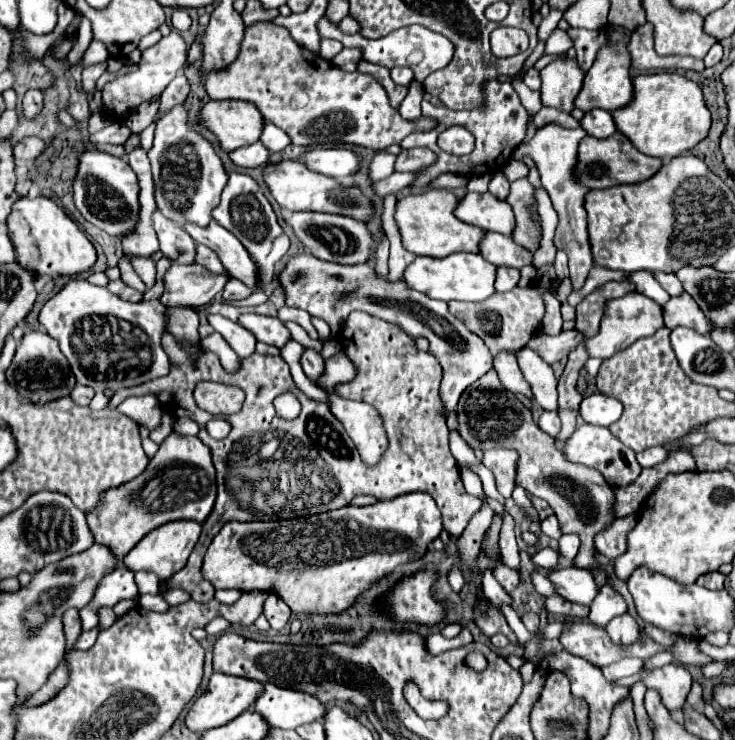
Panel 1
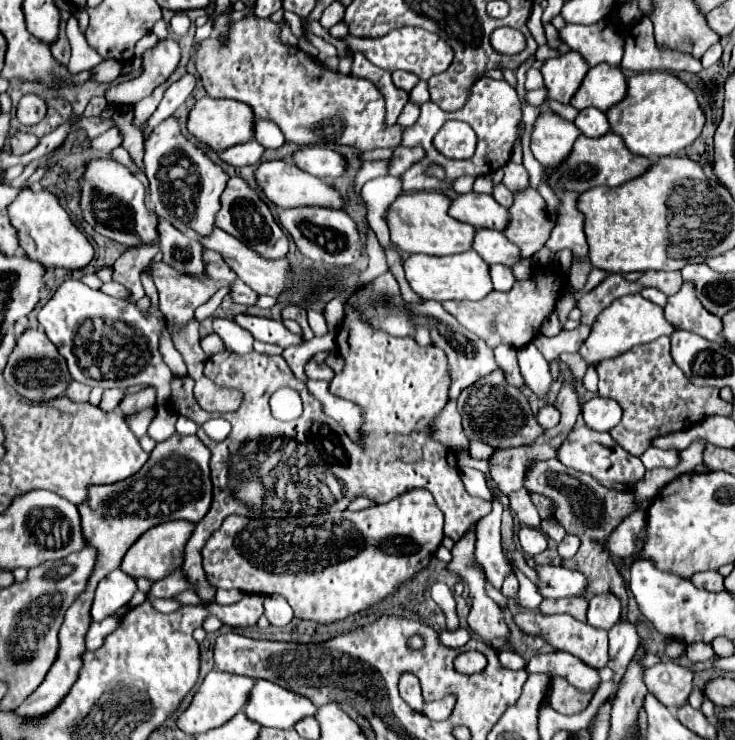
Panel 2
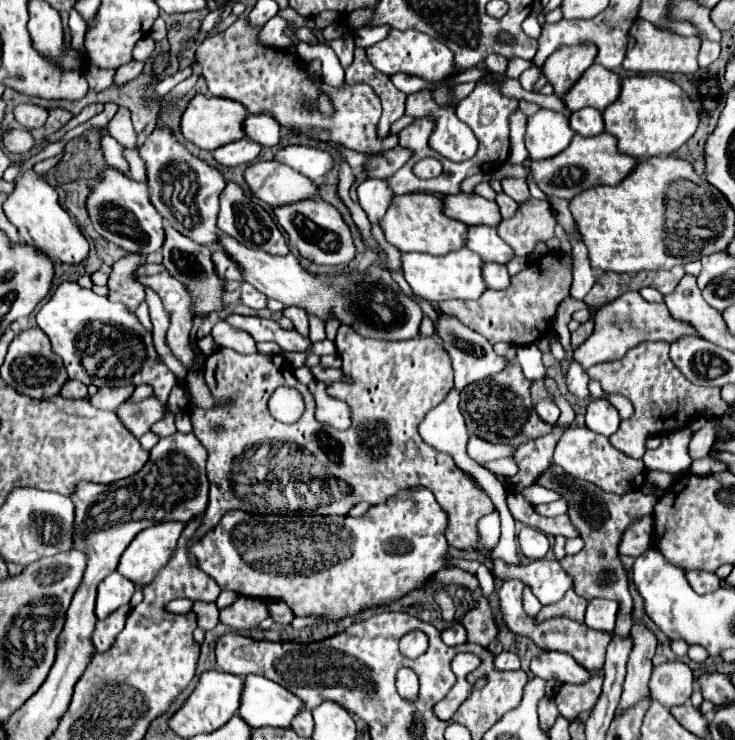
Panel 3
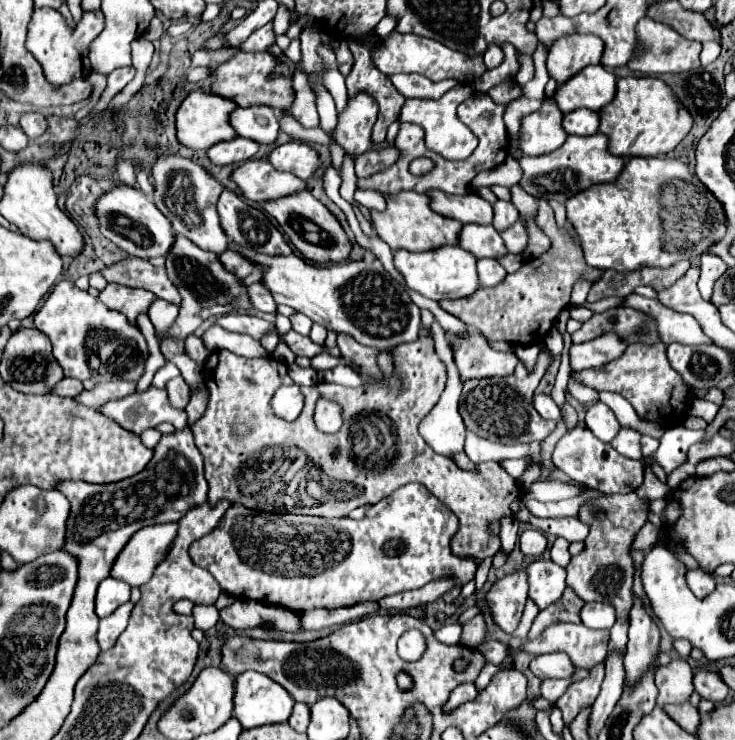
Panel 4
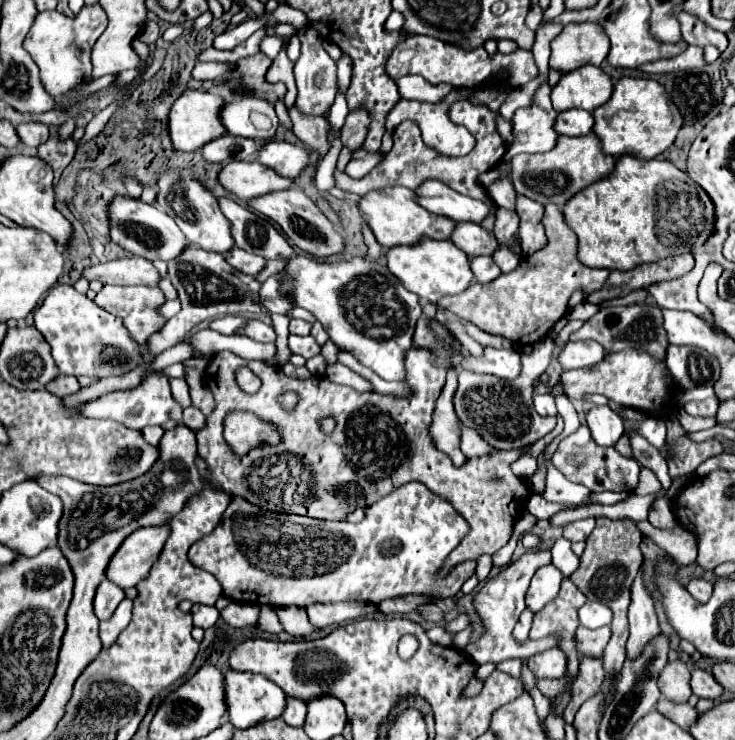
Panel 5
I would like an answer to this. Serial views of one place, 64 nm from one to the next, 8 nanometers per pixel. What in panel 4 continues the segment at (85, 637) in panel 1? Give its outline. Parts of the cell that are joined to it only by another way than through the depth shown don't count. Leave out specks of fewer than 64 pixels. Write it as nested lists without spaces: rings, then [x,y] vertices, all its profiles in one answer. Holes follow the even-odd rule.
[[[126,602],[122,604],[112,616],[100,620],[100,630],[98,630],[98,644],[102,650],[110,650],[118,636],[124,632],[126,624],[128,624],[128,618],[130,618],[130,612],[132,612],[134,604],[132,602]]]

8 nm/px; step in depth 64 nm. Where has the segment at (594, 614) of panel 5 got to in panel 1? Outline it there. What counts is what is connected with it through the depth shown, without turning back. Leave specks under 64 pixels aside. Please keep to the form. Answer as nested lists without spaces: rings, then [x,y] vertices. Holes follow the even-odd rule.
[[[604,586],[598,596],[590,604],[590,614],[588,620],[596,626],[606,626],[612,618],[622,616],[626,612],[626,602],[624,598],[610,586]]]

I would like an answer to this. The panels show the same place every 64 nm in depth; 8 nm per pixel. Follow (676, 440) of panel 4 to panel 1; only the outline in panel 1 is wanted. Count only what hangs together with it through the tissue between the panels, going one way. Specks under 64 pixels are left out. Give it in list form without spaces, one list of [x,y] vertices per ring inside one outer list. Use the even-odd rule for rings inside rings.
[[[654,446],[654,448],[648,448],[644,452],[640,452],[640,464],[642,468],[652,468],[660,462],[666,462],[668,460],[668,452],[662,448],[662,446]]]

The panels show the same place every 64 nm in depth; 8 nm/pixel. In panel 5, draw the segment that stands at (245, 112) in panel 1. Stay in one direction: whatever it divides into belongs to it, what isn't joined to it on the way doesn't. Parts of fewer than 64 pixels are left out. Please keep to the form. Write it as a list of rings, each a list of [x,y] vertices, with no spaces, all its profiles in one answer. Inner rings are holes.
[[[184,90],[178,100],[172,104],[170,114],[168,114],[168,132],[170,132],[170,140],[174,150],[180,152],[194,152],[198,148],[204,146],[204,142],[208,144],[210,140],[226,134],[226,128],[220,124],[218,112],[224,106],[224,98],[208,94],[208,92],[200,92],[200,90]]]

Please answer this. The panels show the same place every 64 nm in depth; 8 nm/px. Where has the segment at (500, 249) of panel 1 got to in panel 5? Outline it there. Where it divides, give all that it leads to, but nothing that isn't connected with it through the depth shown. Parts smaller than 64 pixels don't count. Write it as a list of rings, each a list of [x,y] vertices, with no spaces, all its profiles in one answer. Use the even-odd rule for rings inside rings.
[[[456,222],[450,240],[468,256],[482,256],[482,254],[490,256],[498,248],[496,238],[484,232],[480,224],[472,224],[472,222]]]

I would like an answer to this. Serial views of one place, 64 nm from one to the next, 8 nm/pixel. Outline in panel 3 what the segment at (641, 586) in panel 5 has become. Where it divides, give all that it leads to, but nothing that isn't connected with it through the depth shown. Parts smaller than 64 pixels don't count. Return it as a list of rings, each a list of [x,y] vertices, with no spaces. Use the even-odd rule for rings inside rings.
[[[634,620],[632,624],[632,652],[628,656],[628,674],[624,680],[624,692],[616,712],[636,704],[648,694],[648,680],[652,674],[652,656],[656,654],[656,636],[654,632],[642,622]]]

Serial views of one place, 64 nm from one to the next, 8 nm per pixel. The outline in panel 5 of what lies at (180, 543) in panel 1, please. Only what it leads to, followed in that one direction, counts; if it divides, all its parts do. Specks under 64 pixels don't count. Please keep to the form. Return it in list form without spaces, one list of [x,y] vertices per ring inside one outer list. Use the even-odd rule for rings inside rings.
[[[154,526],[154,528],[140,528],[120,544],[114,552],[112,562],[106,568],[106,578],[112,580],[120,588],[136,586],[156,562],[164,540],[168,538],[168,528]]]

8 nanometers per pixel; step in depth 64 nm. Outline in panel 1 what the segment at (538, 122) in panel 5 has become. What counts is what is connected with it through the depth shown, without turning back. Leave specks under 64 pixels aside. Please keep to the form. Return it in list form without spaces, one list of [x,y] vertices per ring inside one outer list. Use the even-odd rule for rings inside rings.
[[[546,124],[536,130],[534,138],[526,146],[516,150],[516,158],[522,158],[522,156],[534,158],[540,170],[542,186],[550,194],[554,210],[558,212],[560,222],[554,232],[554,246],[568,254],[570,280],[574,288],[582,288],[588,276],[588,270],[594,264],[592,254],[590,254],[590,242],[588,242],[588,232],[586,232],[586,210],[584,210],[584,194],[588,192],[588,188],[572,180],[572,168],[576,166],[576,150],[578,150],[578,142],[582,140],[582,136],[586,136],[582,128],[564,128],[560,124]]]

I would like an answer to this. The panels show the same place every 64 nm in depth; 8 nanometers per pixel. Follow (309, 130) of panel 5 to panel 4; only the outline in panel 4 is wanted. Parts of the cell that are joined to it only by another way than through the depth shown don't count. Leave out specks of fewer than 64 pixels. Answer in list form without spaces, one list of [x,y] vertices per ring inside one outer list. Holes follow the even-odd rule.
[[[296,70],[292,82],[294,82],[296,98],[294,98],[294,104],[290,106],[290,114],[292,114],[304,128],[318,128],[318,126],[320,126],[320,118],[318,118],[318,112],[316,112],[314,92],[308,85],[306,75]]]

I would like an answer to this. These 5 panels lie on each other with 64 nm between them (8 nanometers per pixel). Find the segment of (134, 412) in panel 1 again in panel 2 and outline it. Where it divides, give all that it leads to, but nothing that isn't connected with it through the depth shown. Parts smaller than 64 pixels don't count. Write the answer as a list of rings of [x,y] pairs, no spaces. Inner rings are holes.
[[[152,386],[140,390],[140,392],[134,392],[134,394],[128,394],[122,402],[120,402],[120,410],[124,414],[134,414],[138,410],[148,408],[148,406],[157,407],[156,403],[156,390]]]

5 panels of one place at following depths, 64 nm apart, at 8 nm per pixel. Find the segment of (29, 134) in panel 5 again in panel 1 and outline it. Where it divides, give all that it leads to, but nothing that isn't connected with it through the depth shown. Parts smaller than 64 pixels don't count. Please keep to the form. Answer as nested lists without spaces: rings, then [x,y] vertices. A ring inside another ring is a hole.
[[[28,90],[22,100],[22,116],[28,120],[34,120],[42,112],[42,92],[40,90]]]

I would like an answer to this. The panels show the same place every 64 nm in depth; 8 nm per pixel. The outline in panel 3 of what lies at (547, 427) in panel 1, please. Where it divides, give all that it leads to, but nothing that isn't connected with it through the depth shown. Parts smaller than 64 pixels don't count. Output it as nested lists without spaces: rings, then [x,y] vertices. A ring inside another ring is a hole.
[[[540,400],[538,404],[536,404],[536,412],[538,412],[538,416],[544,420],[544,422],[548,422],[548,424],[556,424],[556,420],[558,420],[558,416],[560,416],[560,410],[558,410],[558,406],[552,402],[552,400]]]

